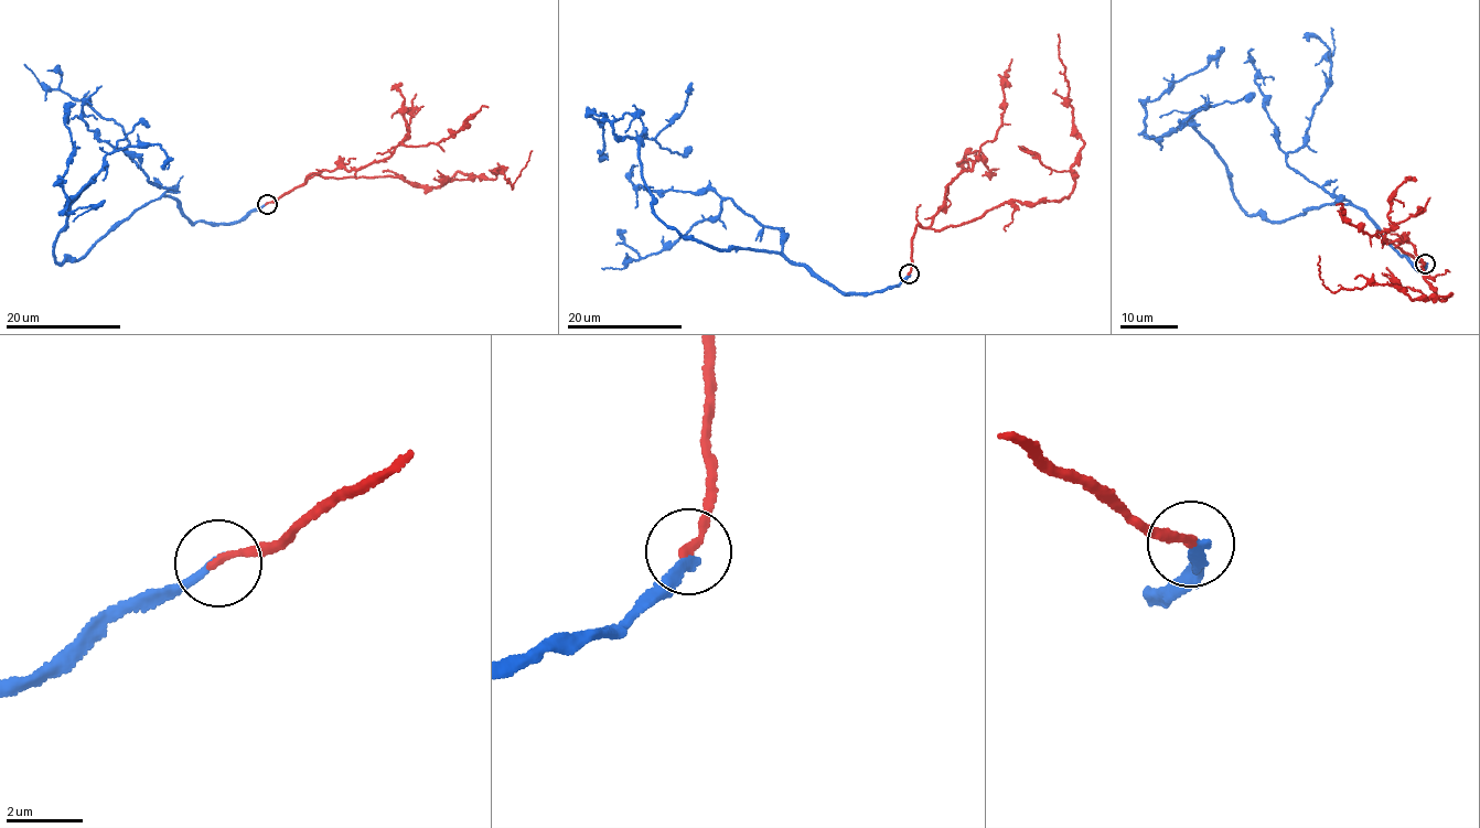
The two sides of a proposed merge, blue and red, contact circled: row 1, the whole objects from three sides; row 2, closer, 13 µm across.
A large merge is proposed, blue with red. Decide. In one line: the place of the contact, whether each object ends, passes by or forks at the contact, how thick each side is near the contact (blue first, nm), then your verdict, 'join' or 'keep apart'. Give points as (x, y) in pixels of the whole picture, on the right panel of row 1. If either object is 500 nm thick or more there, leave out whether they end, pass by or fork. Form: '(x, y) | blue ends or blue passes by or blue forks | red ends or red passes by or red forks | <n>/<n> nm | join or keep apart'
(1425, 264) | blue ends | red ends | 240/200 nm | keep apart

